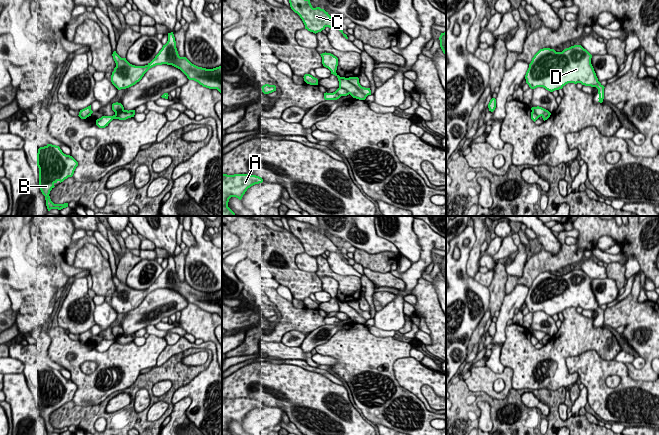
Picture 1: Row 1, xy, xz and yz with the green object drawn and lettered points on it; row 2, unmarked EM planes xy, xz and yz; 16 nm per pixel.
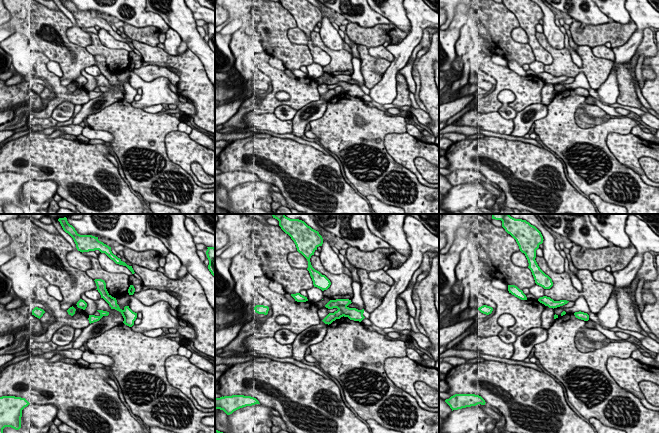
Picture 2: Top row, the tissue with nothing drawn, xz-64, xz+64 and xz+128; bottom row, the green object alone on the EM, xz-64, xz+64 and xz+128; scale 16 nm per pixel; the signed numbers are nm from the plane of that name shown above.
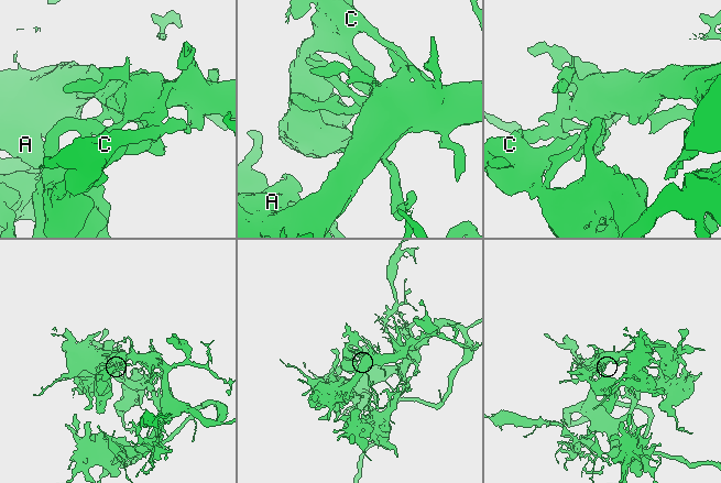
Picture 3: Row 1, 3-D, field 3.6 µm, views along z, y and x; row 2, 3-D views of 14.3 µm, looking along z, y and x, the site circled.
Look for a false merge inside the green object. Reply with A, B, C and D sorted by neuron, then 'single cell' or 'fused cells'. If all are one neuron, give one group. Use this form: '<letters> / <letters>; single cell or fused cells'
A D / B C; fused cells

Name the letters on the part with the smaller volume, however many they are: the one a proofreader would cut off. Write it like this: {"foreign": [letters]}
{"foreign": ["B", "C"]}

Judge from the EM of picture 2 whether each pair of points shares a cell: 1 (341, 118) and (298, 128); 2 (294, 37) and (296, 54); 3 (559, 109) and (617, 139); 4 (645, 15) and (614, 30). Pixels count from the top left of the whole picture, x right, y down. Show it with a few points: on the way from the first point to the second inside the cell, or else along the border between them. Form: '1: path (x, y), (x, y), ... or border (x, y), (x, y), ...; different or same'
1: border (326, 108), (320, 117), (308, 123); different
2: border (287, 31), (287, 37), (292, 42), (306, 45); different
3: border (630, 132), (608, 134), (606, 145), (614, 157); different
4: border (633, 20), (636, 25), (636, 31), (624, 43); different

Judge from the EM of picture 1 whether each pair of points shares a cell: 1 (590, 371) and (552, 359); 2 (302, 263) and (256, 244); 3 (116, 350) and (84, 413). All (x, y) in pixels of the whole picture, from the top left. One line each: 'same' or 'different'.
1: different
2: different
3: different

